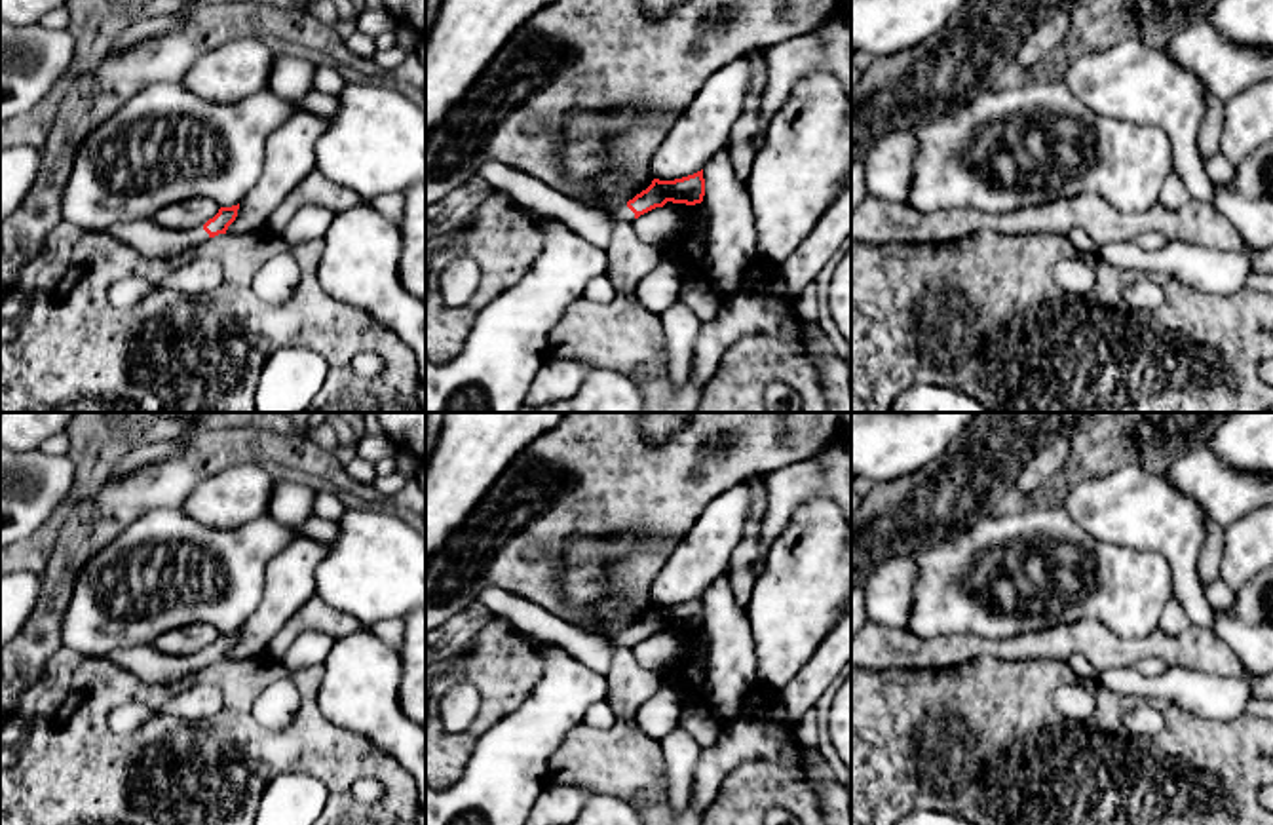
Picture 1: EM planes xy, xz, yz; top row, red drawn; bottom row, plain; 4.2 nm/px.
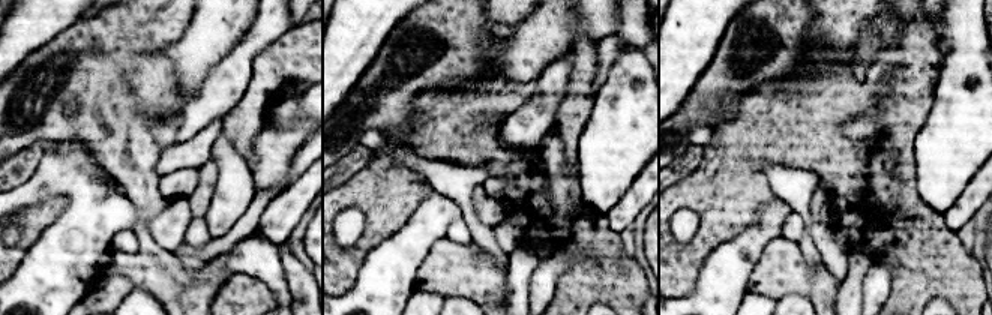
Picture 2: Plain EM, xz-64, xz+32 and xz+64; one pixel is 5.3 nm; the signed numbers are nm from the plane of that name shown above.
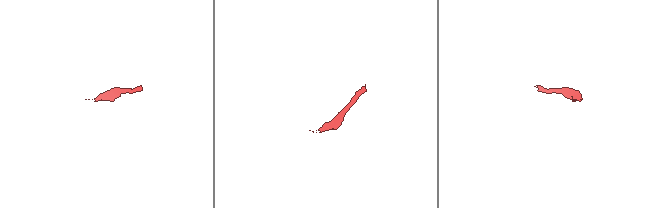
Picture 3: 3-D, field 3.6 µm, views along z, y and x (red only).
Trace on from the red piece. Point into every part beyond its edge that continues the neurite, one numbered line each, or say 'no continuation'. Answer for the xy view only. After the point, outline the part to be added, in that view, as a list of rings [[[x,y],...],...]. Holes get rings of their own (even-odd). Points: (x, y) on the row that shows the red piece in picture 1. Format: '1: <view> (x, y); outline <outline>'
1: xy (151, 238); outline [[[152,219],[114,224],[104,232],[125,243],[131,243],[146,257],[171,257],[188,253],[211,240],[203,226],[196,230],[169,230]]]

